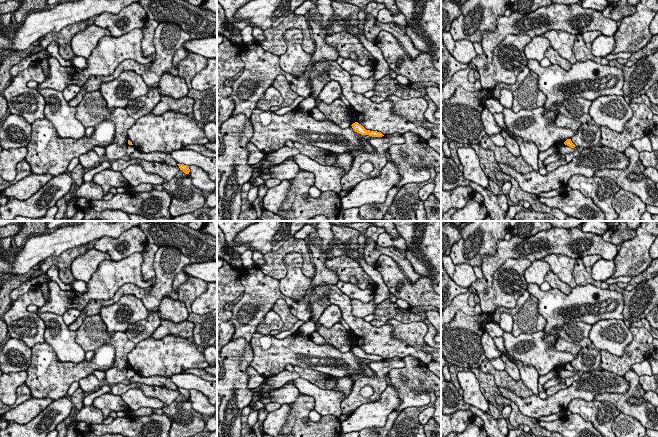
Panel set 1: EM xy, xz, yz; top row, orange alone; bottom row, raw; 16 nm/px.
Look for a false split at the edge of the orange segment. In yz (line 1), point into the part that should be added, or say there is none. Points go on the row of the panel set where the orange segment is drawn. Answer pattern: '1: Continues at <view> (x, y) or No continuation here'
1: No continuation here

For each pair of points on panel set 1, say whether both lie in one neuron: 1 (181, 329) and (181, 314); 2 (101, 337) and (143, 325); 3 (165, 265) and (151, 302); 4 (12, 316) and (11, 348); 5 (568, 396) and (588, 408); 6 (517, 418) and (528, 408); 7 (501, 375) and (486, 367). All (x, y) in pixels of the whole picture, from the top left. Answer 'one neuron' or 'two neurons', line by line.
1: two neurons
2: two neurons
3: one neuron
4: two neurons
5: two neurons
6: two neurons
7: one neuron

